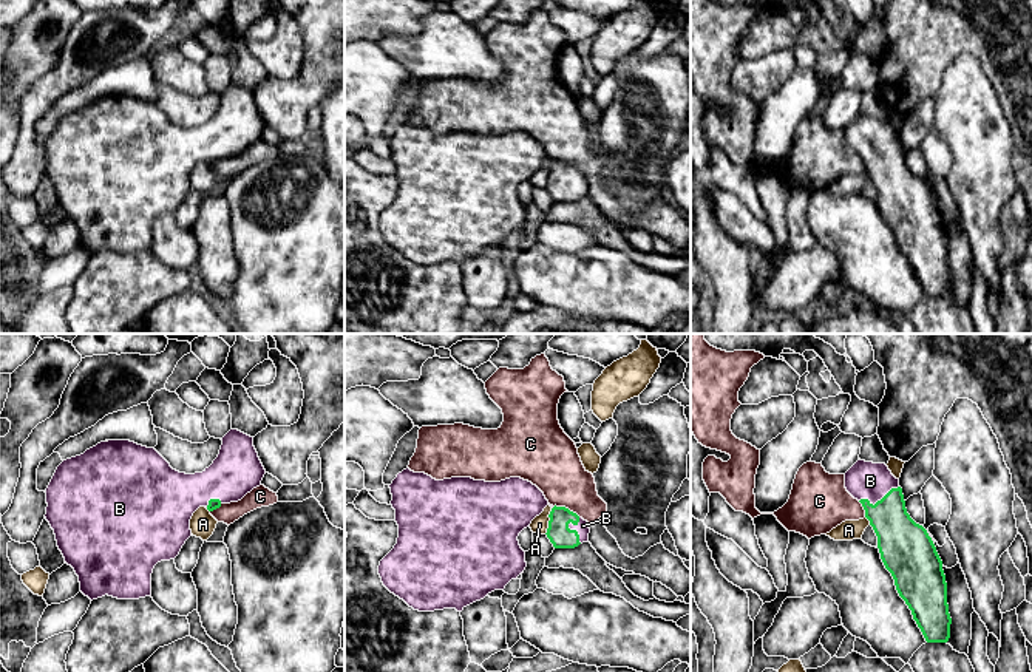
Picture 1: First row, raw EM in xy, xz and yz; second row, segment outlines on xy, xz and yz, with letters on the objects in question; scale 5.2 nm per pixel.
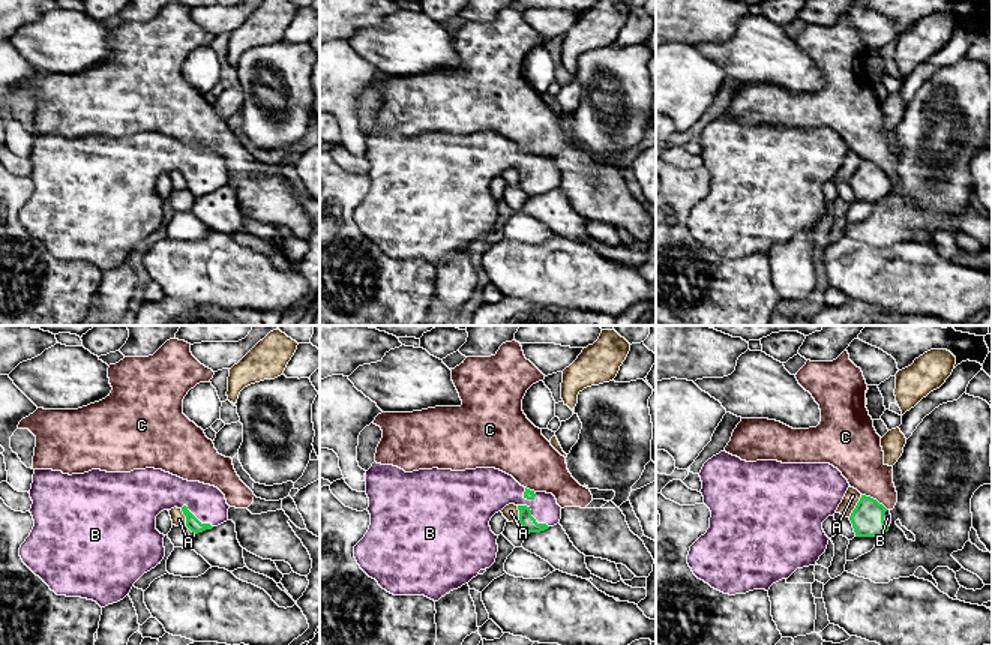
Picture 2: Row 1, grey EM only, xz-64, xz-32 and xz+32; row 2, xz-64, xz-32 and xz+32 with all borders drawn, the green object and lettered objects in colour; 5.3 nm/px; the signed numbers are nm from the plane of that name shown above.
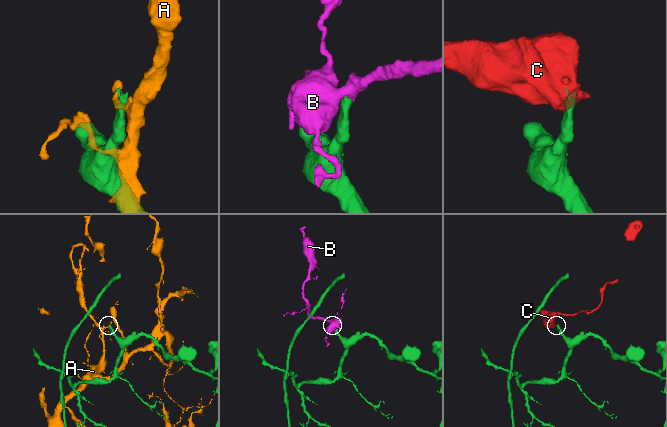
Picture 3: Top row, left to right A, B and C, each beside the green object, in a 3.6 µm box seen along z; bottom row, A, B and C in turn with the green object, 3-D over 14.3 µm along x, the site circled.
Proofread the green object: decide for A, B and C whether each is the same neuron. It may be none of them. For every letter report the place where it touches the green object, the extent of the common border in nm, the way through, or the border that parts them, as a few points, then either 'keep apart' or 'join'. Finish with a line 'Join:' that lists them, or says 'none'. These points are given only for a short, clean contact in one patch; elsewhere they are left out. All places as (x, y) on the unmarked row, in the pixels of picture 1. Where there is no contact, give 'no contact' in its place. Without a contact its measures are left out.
A: xz (549, 175) | 140 nm | along xz (552, 162), (549, 181), (544, 187) | keep apart
B: yz (878, 155) | 220 nm | across yz (901, 195), (886, 162), (878, 155), (878, 144), (870, 135) | join
C: xz (567, 162) | 160 nm | along xz (553, 159), (563, 159), (580, 170) | keep apart
Join: B

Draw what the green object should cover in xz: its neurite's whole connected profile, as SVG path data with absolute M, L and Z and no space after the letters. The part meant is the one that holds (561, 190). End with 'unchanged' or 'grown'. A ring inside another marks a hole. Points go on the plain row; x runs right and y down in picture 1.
M552 161L547 192L555 202L575 202L589 195L590 178L565 161Z; grown

